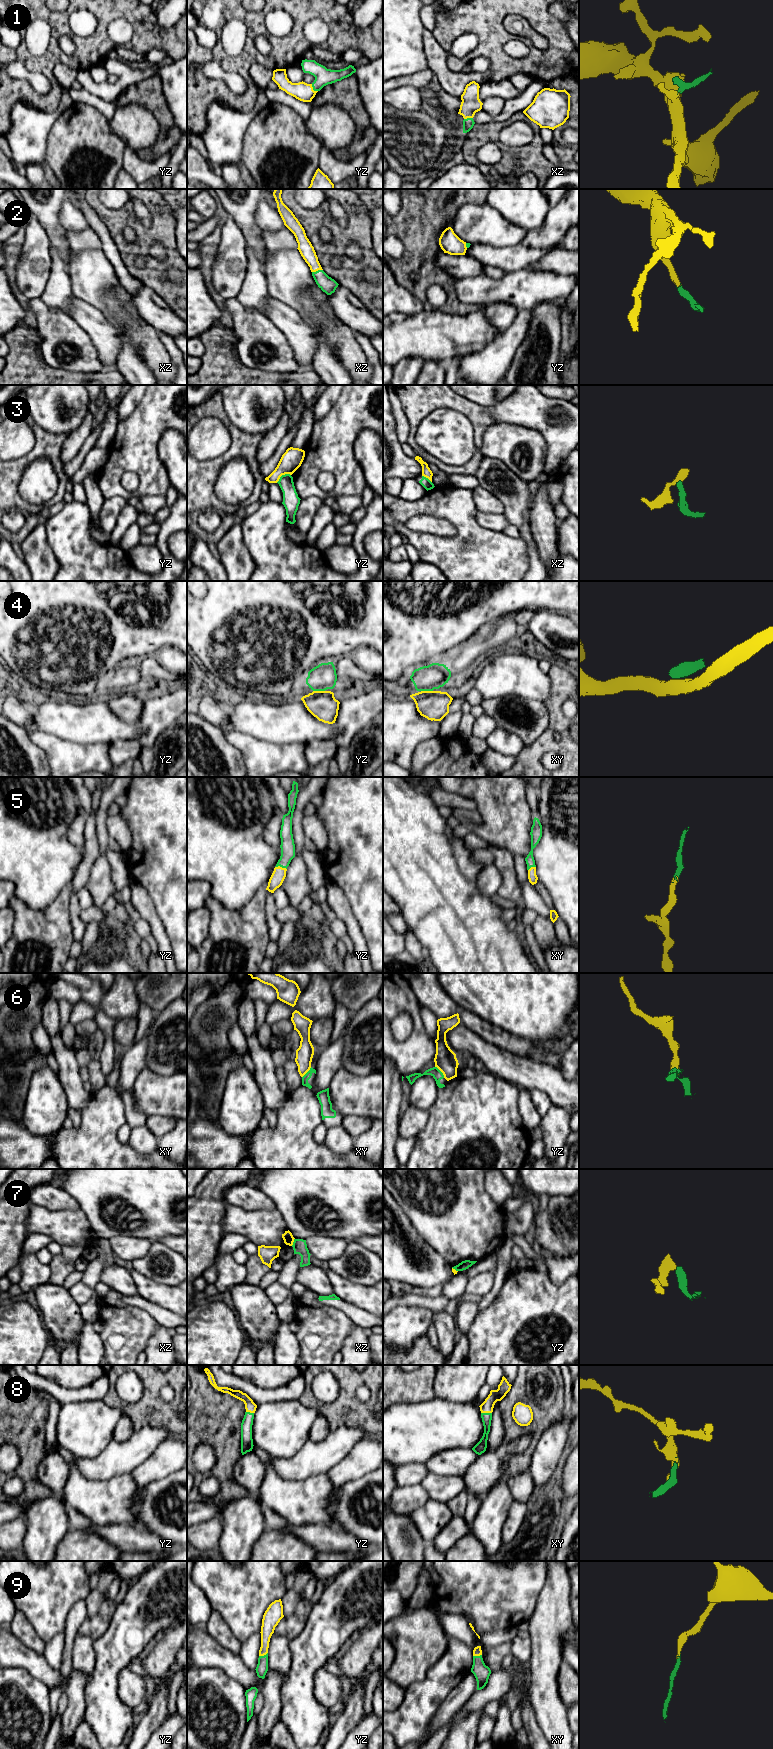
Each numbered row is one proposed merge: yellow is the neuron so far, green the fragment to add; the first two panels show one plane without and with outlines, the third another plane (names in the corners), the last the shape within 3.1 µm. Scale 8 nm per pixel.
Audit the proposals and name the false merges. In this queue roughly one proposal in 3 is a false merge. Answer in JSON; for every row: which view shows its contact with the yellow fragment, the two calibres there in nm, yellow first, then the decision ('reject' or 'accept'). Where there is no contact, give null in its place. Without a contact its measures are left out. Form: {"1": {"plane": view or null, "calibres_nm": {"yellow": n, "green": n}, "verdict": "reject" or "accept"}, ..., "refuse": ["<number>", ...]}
{"1": {"plane": "yz", "calibres_nm": {"yellow": 150, "green": 140}, "verdict": "accept"}, "2": {"plane": "xz", "calibres_nm": {"yellow": 120, "green": 130}, "verdict": "accept"}, "3": {"plane": "yz", "calibres_nm": {"yellow": 170, "green": 140}, "verdict": "reject"}, "4": {"plane": "yz", "calibres_nm": {"yellow": 220, "green": 200}, "verdict": "accept"}, "5": {"plane": "yz", "calibres_nm": {"yellow": 110, "green": 120}, "verdict": "accept"}, "6": {"plane": "yz", "calibres_nm": {"yellow": 180, "green": 80}, "verdict": "reject"}, "7": {"plane": "xz", "calibres_nm": {"yellow": 90, "green": 110}, "verdict": "reject"}, "8": {"plane": "xy", "calibres_nm": {"yellow": 100, "green": 80}, "verdict": "accept"}, "9": {"plane": "yz", "calibres_nm": {"yellow": 110, "green": 100}, "verdict": "accept"}, "refuse": ["3", "6", "7"]}

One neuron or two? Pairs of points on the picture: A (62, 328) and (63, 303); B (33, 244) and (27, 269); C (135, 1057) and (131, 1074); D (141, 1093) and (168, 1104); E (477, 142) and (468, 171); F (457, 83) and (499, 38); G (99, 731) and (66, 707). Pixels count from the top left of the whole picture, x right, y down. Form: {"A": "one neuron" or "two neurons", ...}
{"A": "two neurons", "B": "one neuron", "C": "one neuron", "D": "one neuron", "E": "two neurons", "F": "two neurons", "G": "one neuron"}

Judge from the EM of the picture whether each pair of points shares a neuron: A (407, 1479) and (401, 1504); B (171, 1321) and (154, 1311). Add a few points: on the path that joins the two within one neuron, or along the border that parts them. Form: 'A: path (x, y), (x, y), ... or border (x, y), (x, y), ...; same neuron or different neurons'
A: border (419, 1483), (398, 1486); different neurons
B: path (167, 1318), (158, 1313); same neuron

